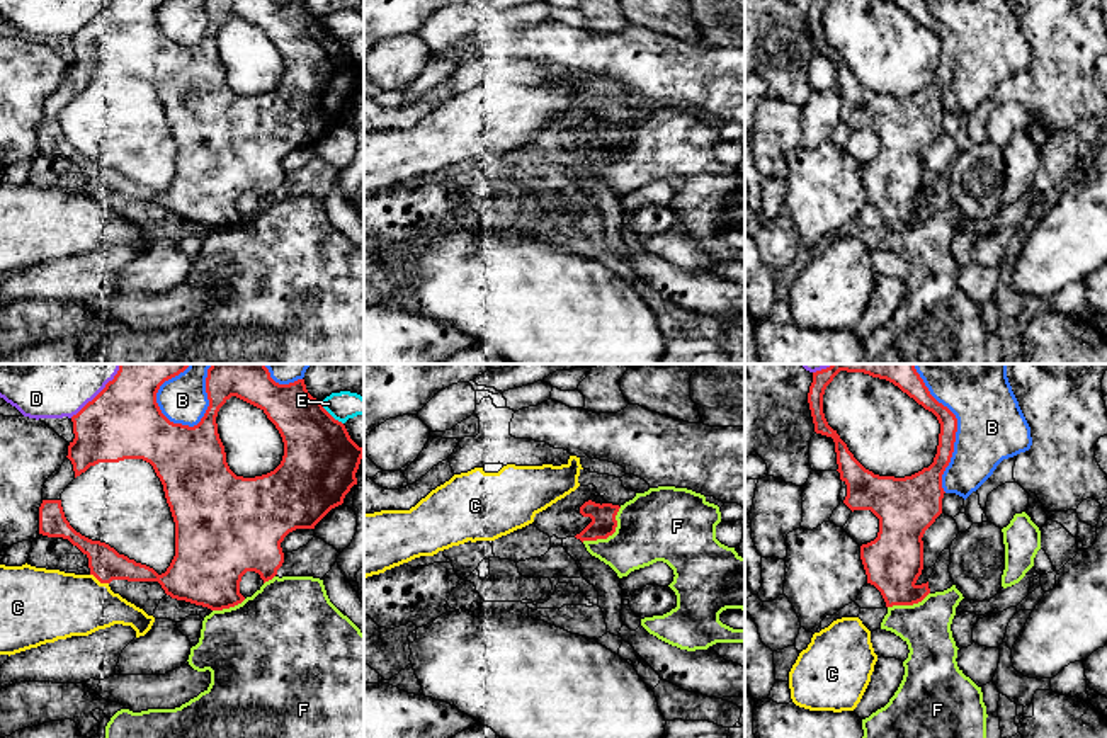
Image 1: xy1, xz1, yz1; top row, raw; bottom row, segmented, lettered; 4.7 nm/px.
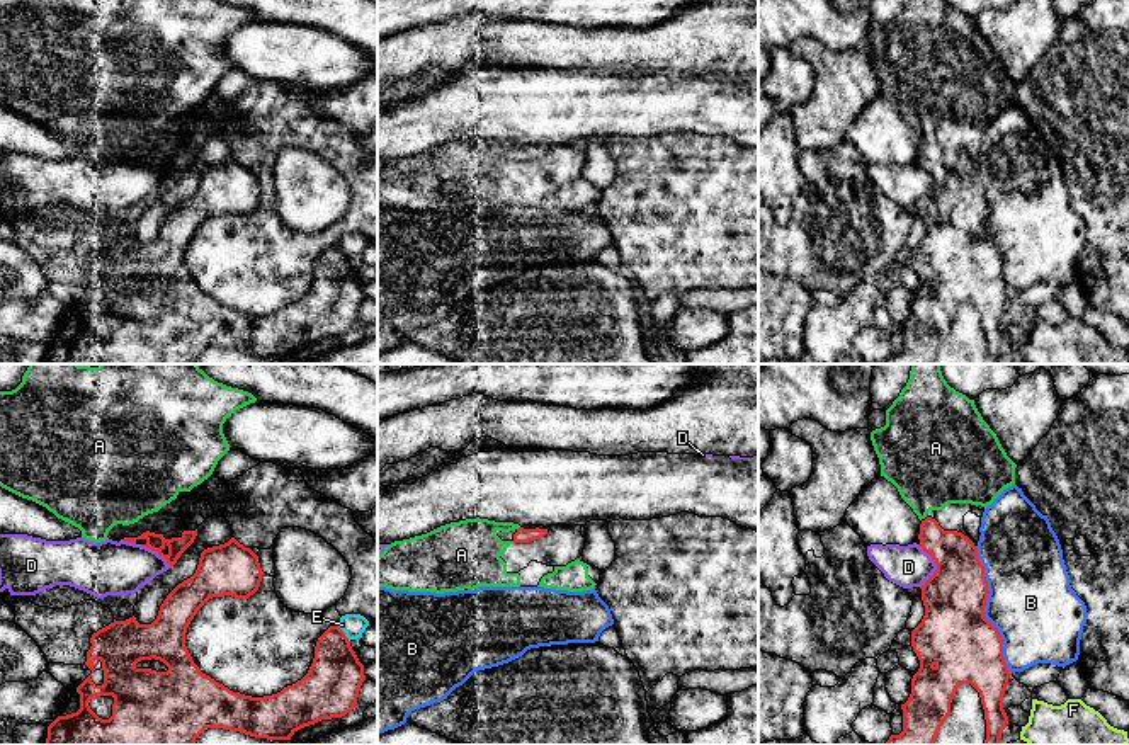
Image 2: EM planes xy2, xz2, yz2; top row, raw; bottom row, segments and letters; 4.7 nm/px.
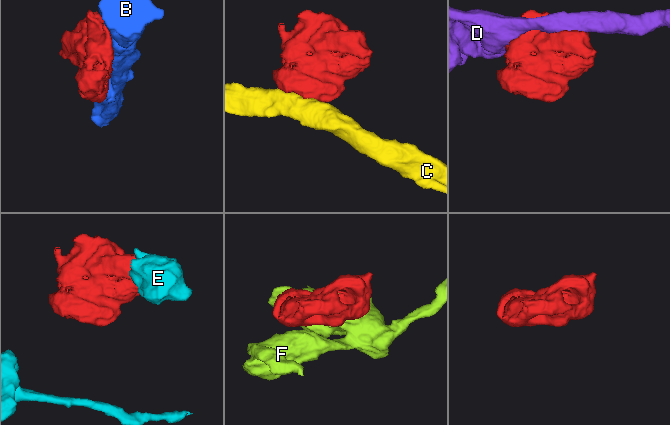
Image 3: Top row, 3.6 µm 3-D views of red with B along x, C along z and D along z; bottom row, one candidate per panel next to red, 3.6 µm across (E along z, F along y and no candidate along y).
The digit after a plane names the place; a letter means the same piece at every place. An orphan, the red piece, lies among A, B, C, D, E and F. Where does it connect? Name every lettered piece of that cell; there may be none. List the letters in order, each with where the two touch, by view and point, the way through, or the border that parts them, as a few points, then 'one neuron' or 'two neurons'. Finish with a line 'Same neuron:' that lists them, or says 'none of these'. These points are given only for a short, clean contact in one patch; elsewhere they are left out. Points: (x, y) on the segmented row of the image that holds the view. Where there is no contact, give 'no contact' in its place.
A: no contact | one neuron
B: xy1 (208, 407) | two neurons
C: xy1 (99, 580) | two neurons
D: yz2 (936, 563) | two neurons
E: xy1 (329, 414) | two neurons
F: xz1 (609, 534) | along xz1 (621, 507), (616, 516), (616, 529), (611, 534), (582, 541) | two neurons
Same neuron: A

